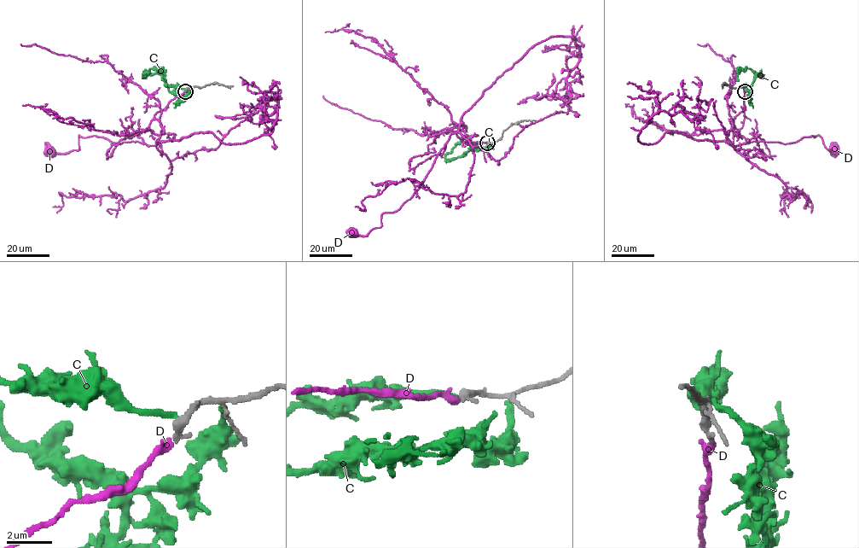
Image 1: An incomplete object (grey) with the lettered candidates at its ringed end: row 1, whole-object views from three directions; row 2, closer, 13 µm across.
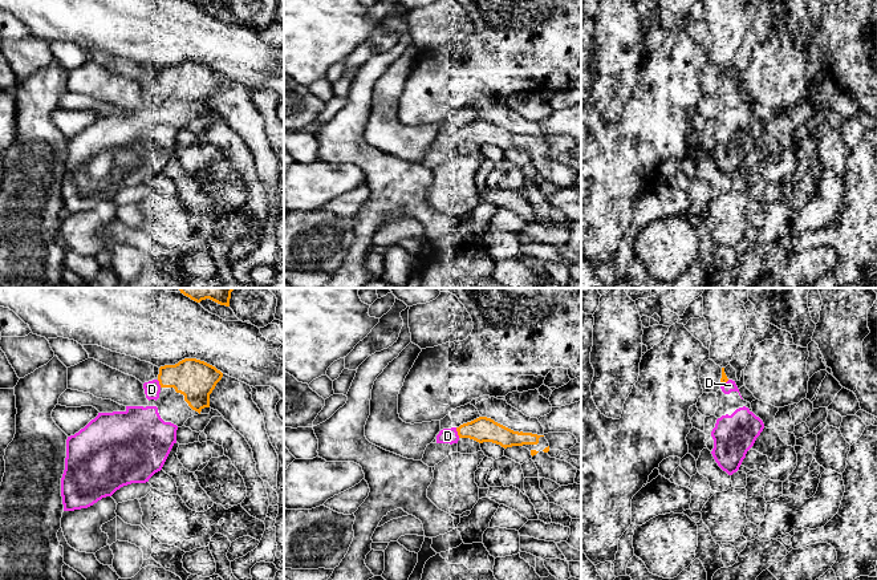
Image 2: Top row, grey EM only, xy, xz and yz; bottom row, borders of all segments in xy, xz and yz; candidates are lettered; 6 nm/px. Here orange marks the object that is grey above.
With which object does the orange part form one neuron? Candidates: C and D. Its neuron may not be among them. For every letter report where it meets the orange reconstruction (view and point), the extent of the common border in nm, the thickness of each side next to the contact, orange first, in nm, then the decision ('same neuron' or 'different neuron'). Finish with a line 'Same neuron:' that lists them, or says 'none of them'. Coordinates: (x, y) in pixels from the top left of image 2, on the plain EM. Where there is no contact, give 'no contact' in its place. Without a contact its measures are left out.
C: no contact; different neuron
D: meets orange in xz at (458, 136); contact 70 nm long; 150 nm thick on the orange side, 100 nm on the other; same neuron
Same neuron: D

